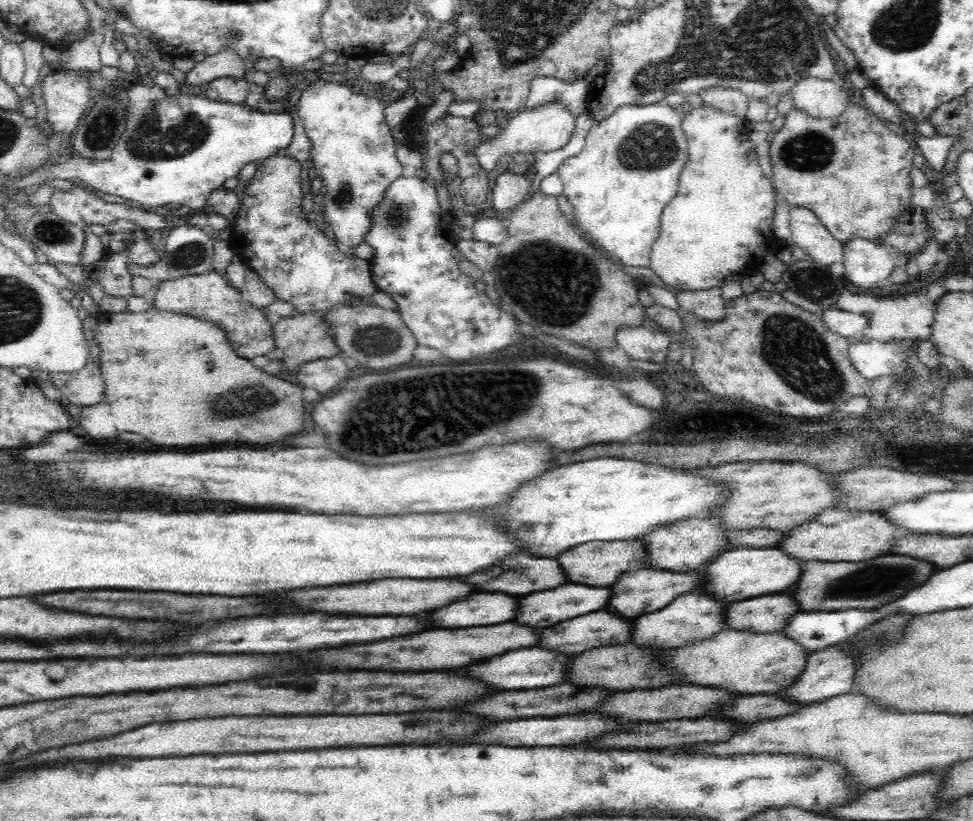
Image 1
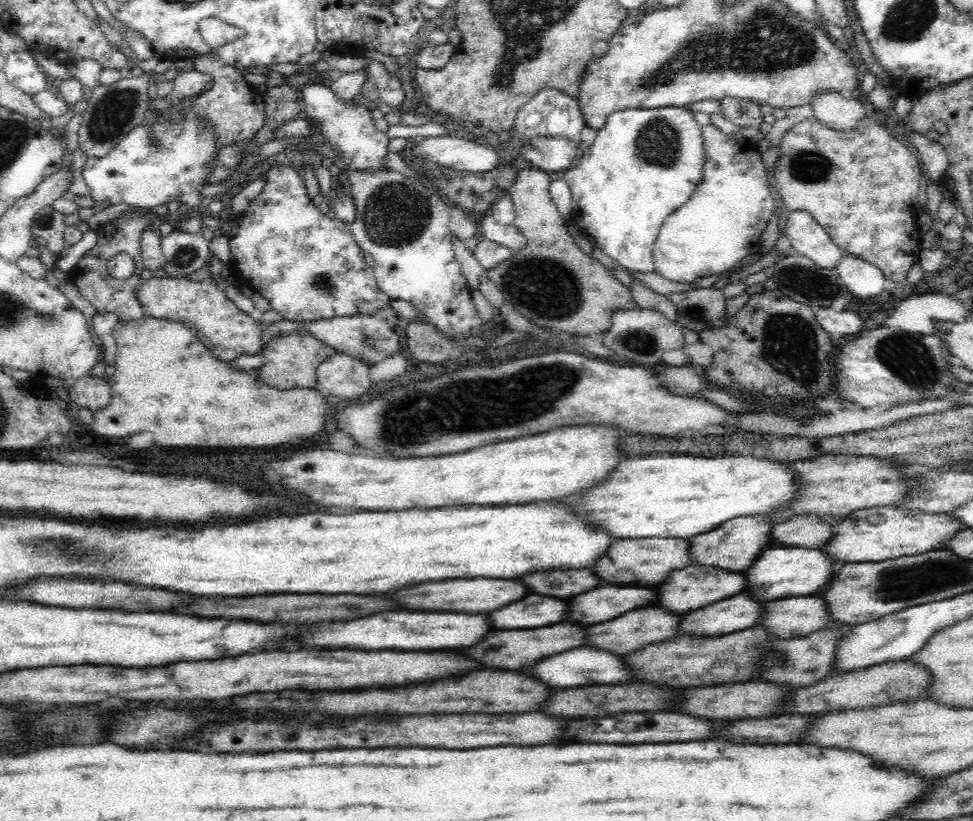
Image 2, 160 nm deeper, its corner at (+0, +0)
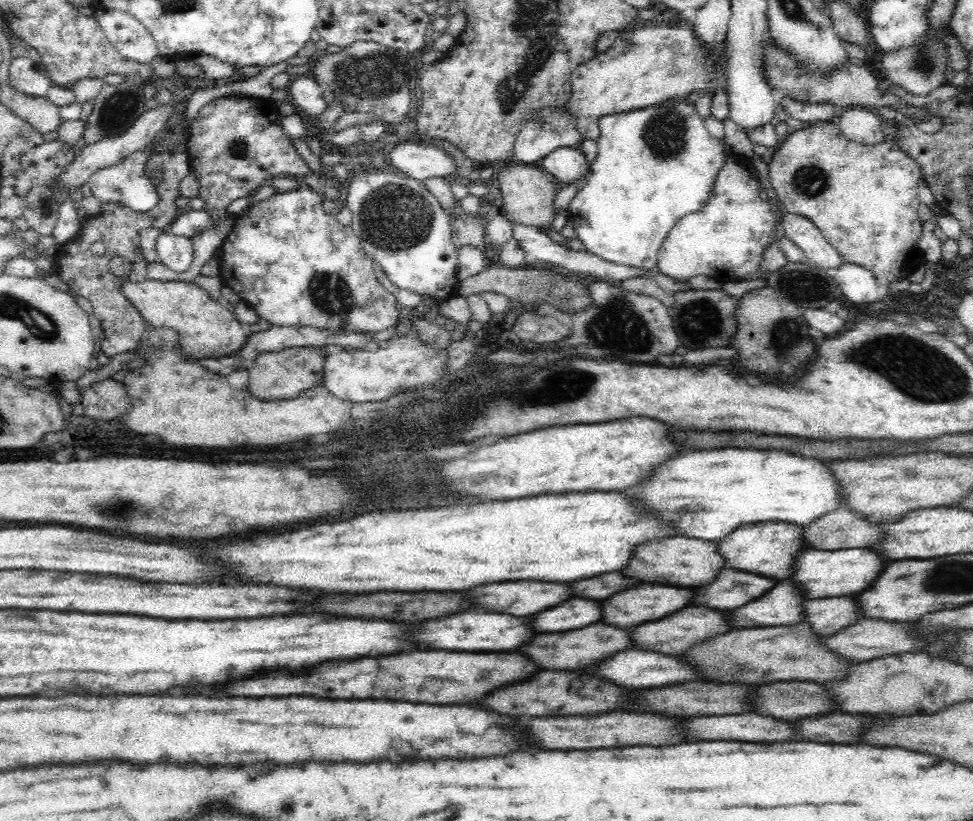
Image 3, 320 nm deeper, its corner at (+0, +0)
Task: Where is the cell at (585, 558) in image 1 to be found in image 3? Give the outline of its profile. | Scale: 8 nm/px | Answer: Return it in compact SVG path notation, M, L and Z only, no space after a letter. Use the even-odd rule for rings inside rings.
M672 537L661 541L648 541L636 546L632 562L622 570L626 579L638 579L648 585L663 585L696 589L708 586L726 568L724 557L717 550L717 541L704 541L688 537Z

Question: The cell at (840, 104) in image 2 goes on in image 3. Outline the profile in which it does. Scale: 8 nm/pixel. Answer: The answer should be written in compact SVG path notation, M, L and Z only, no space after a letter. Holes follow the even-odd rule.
M845 108L842 116L837 116L834 123L846 139L864 146L878 146L889 139L887 124L867 108Z

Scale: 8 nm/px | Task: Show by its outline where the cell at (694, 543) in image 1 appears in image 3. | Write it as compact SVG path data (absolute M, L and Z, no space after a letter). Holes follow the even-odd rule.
M785 522L746 523L717 541L717 550L730 569L761 575L776 581L786 581L796 574L794 554L808 549L803 527Z

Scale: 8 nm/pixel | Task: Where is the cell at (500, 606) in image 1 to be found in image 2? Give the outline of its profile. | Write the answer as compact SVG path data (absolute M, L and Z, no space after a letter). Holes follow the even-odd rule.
M537 593L490 614L490 620L496 626L495 630L499 631L534 630L563 623L556 622L556 618L568 620L569 606L560 606L558 598L548 598Z

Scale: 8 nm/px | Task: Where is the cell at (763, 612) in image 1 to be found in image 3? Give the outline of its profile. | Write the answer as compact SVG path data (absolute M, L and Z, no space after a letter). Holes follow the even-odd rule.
M854 597L808 599L804 607L804 623L812 626L816 633L824 637L836 634L852 626L852 623L866 621L866 616L863 616L863 610Z

